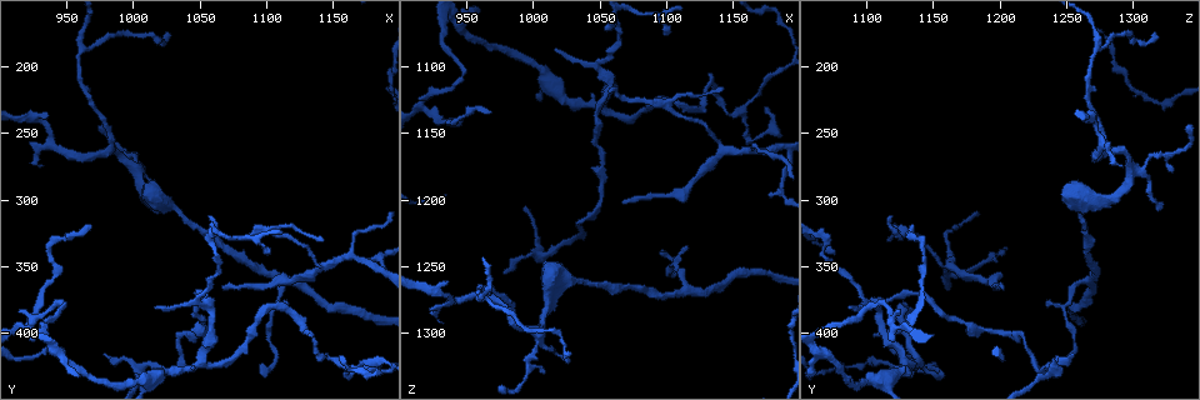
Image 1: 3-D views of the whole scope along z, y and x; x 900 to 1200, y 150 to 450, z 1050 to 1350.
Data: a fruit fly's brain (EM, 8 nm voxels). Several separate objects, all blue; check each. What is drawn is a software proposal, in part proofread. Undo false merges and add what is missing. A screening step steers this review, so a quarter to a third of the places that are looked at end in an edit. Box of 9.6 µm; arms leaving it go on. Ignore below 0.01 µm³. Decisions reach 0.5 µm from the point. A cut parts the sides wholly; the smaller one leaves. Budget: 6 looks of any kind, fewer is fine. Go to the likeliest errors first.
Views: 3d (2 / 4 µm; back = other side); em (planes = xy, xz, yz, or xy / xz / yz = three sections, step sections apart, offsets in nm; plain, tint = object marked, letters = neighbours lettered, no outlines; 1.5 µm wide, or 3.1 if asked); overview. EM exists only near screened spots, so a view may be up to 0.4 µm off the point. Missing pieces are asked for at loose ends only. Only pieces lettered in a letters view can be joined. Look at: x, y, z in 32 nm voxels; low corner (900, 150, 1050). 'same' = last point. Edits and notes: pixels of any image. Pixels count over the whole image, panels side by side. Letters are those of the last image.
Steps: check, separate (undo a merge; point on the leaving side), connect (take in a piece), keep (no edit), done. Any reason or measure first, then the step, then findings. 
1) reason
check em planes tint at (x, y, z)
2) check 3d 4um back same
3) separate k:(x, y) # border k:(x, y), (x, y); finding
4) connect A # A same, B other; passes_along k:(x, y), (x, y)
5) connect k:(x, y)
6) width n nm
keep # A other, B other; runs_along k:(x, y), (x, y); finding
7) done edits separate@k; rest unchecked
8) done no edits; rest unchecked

check 3d 4um at (1116, 378, 1234)

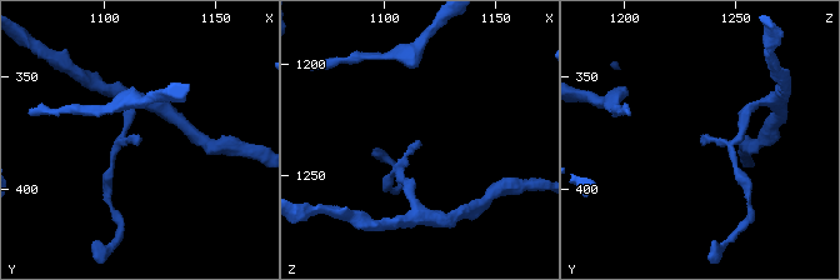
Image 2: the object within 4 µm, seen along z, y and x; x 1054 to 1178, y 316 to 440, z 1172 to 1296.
check em planes letters at (1115, 378, 1234)

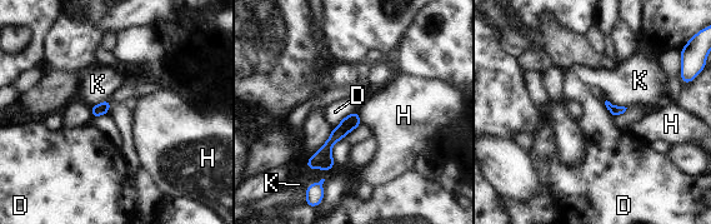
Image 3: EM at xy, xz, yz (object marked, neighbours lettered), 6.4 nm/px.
keep # D other, H other, K other; runs_along 3:(355, 115), (309, 165); none of them fits

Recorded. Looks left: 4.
tapers out
check em yz step 4 letters at (1016, 380, 1088)

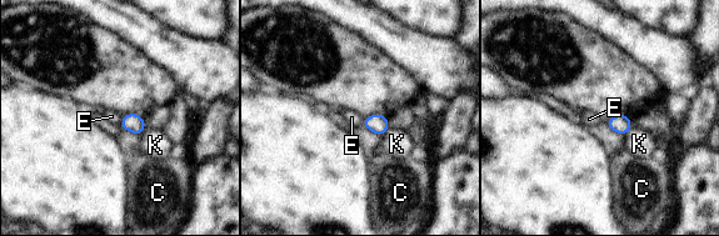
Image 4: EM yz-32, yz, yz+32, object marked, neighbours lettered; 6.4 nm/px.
check em planes letters same

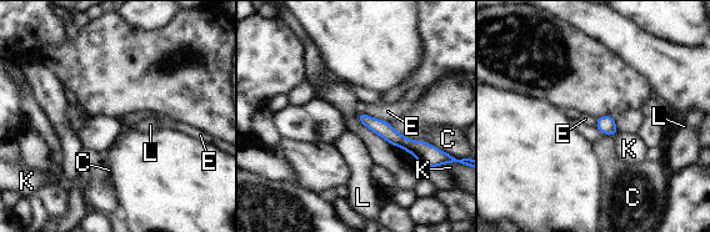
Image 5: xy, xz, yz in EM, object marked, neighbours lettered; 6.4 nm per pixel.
width 100 nm
keep # C other, E other, K other, L other; border 5:(595, 127), (614, 136); no lettered piece goes on from it

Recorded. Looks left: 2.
thin end
check em planes letters at (1026, 308, 1318)

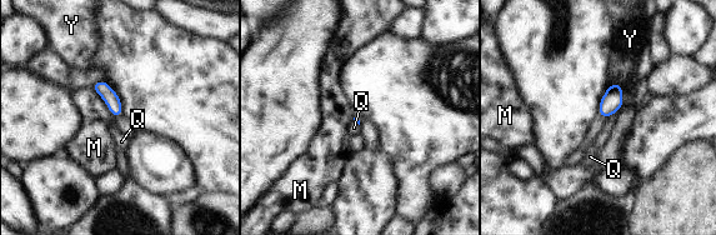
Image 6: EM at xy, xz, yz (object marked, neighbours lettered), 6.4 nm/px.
keep # M other, Q other, Y other; border 6:(91, 88), (114, 116); no lettered piece goes on from it

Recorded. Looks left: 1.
done no edits; rest unchecked

